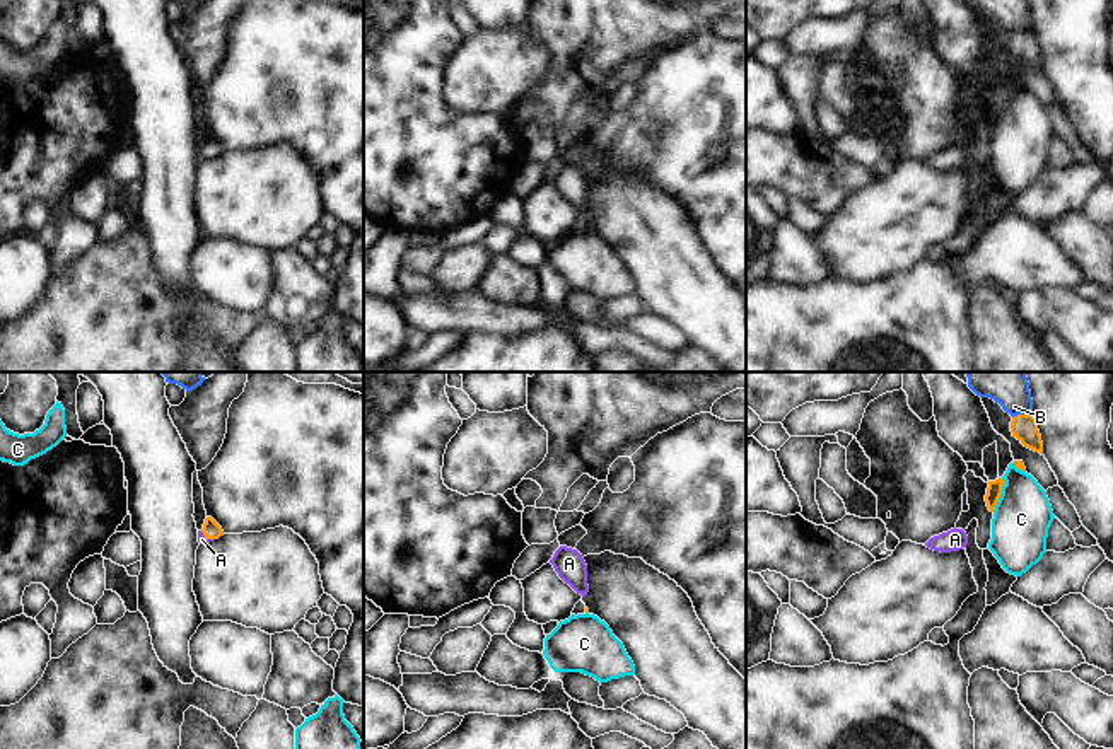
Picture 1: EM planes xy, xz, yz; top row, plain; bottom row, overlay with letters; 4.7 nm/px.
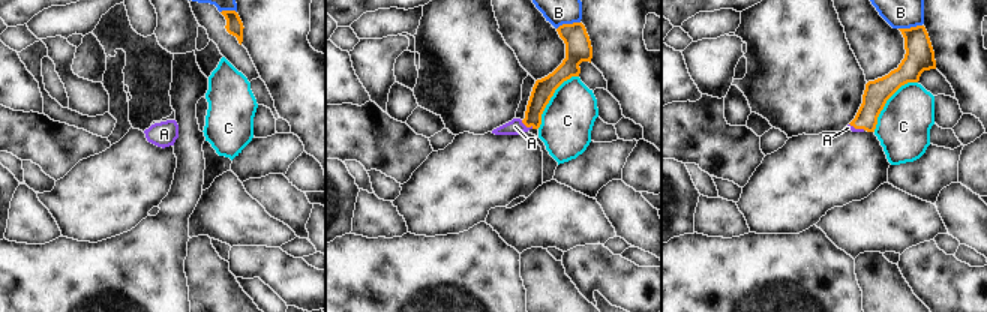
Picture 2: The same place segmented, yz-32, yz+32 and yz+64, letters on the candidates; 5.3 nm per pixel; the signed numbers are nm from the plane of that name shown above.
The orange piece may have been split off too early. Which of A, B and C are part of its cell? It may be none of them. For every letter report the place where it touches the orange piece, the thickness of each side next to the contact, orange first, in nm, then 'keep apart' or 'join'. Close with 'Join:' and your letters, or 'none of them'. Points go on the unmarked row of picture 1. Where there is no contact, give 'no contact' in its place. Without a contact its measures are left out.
A: contact xy (207, 156); calibres 80 and 40 nm; join
B: contact yz (1021, 33); calibres 130 and 150 nm; keep apart
C: contact yz (1001, 111); calibres 70 and 280 nm; keep apart
Join: A

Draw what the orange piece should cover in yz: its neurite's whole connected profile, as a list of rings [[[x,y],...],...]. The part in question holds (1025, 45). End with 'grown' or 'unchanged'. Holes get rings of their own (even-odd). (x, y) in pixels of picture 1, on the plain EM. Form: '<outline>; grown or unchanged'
[[[1033,31],[1014,34],[1011,39],[1011,49],[1024,65],[1043,73],[1043,60]]]; unchanged

